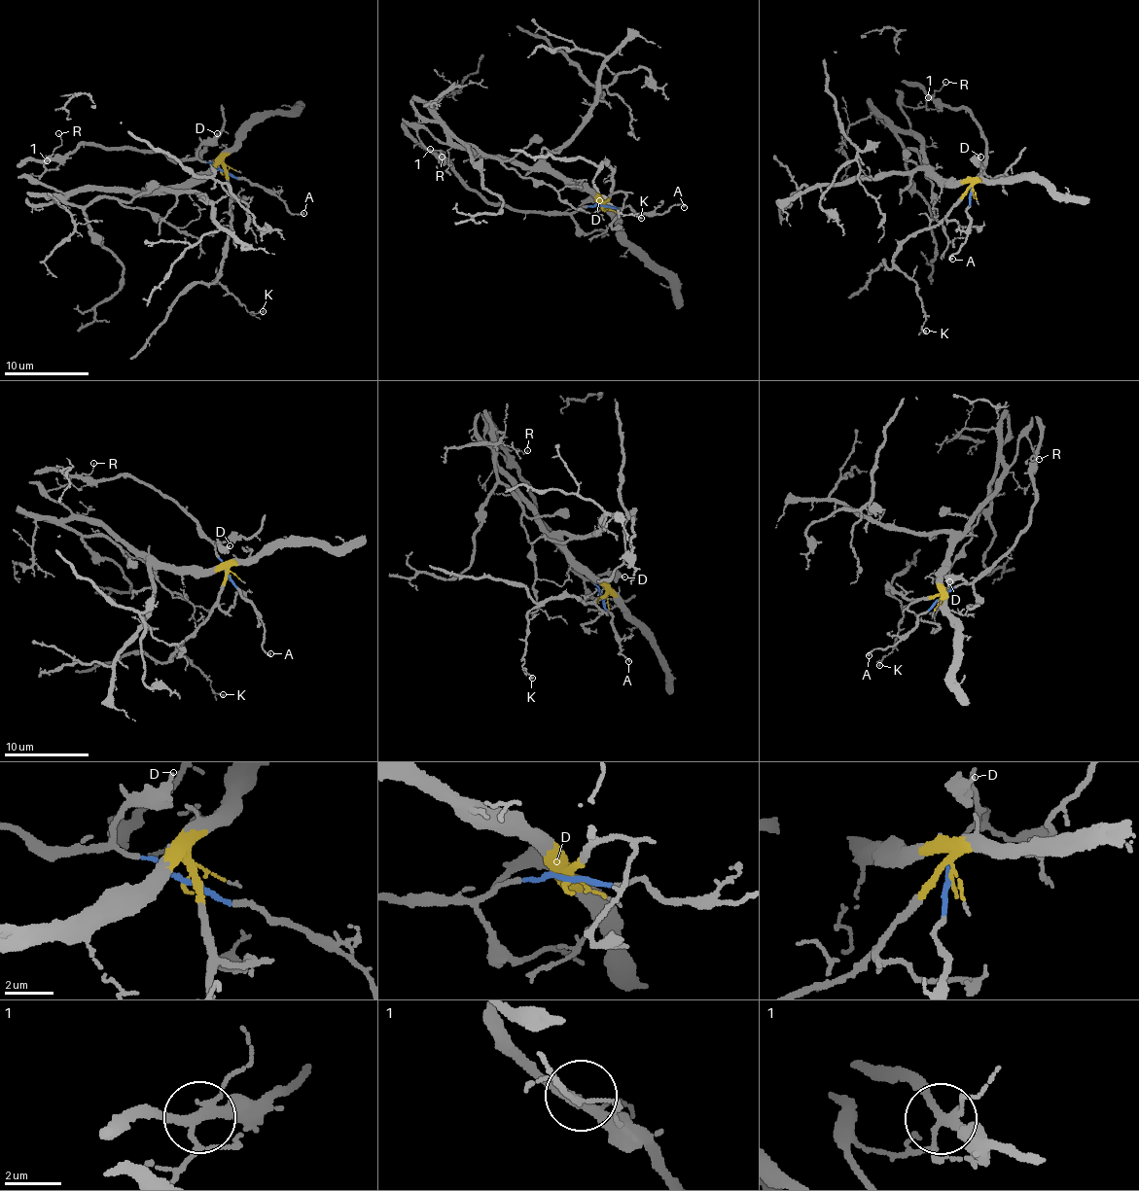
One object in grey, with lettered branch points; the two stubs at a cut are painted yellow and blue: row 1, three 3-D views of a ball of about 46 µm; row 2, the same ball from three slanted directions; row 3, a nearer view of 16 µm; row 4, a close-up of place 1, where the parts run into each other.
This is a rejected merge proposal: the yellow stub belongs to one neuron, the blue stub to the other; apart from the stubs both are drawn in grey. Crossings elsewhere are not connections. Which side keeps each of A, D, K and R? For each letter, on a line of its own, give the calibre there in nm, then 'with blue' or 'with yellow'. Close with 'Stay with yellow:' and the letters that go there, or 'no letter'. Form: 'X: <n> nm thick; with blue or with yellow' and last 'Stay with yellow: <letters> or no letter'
A: 130 nm thick; with blue
D: 280 nm thick; with blue
K: 130 nm thick; with yellow
R: 90 nm thick; with yellow
Stay with yellow: K, R

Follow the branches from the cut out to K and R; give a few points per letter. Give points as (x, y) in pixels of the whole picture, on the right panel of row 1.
K: (972, 192), (936, 225), (919, 230), (894, 258), (894, 265), (910, 277), (926, 331)
R: (972, 192), (962, 180), (934, 173), (925, 144), (901, 110), (902, 104), (924, 105), (945, 81)

